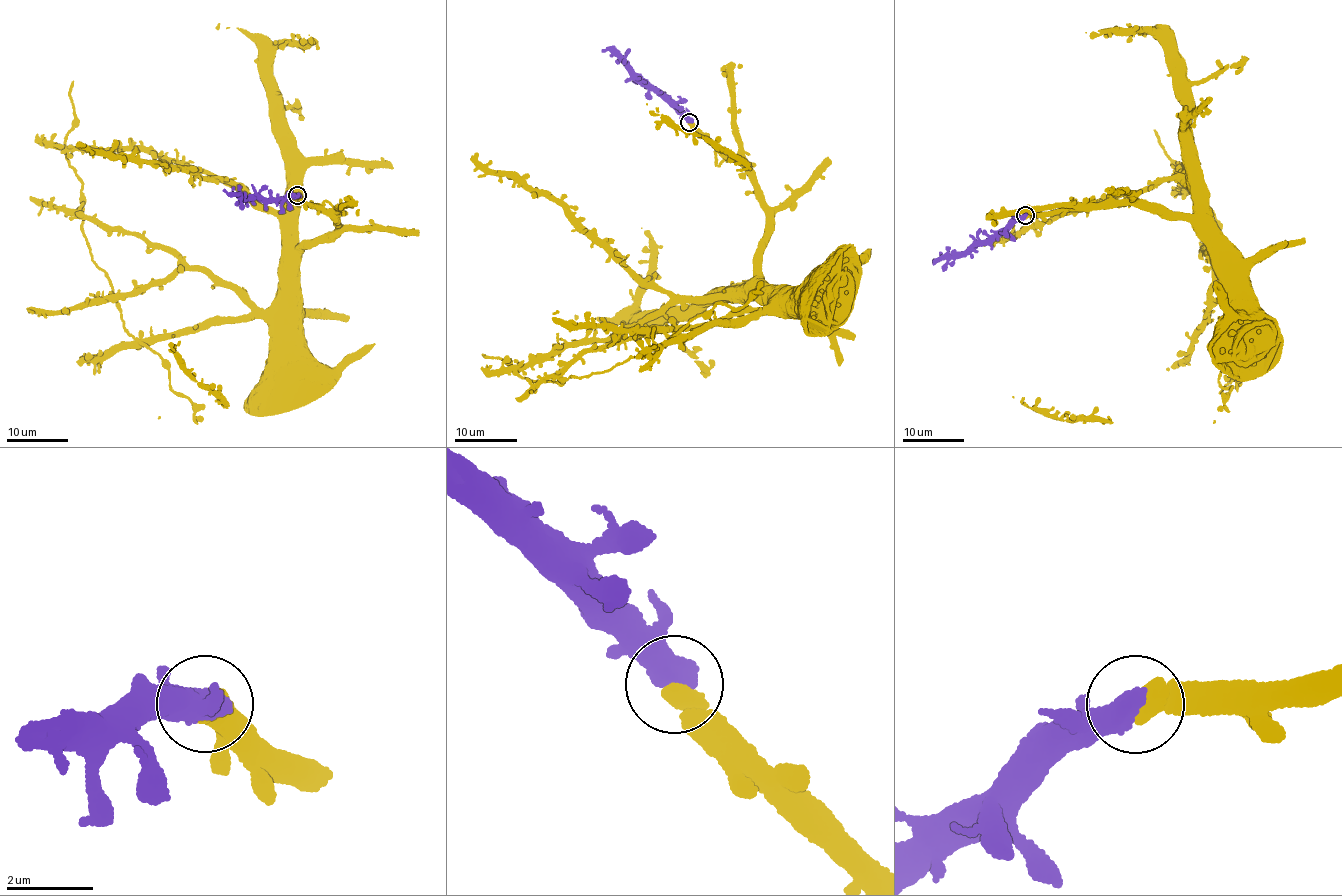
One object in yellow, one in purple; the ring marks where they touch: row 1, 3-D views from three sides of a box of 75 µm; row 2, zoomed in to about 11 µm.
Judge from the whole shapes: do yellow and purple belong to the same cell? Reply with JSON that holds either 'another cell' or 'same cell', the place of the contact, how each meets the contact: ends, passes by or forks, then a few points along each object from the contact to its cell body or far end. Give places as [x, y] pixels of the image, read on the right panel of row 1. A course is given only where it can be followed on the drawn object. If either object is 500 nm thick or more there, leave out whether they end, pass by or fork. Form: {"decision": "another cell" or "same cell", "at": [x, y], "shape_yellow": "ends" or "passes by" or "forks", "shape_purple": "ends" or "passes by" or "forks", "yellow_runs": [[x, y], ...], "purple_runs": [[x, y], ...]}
{"decision": "same cell", "at": [1025, 215], "yellow_runs": [[1025, 215], [1072, 206], [1133, 204], [1192, 220], [1207, 243], [1215, 268], [1229, 284], [1229, 343], [1223, 349]], "purple_runs": [[1025, 215], [994, 239], [937, 261], [934, 259]]}

